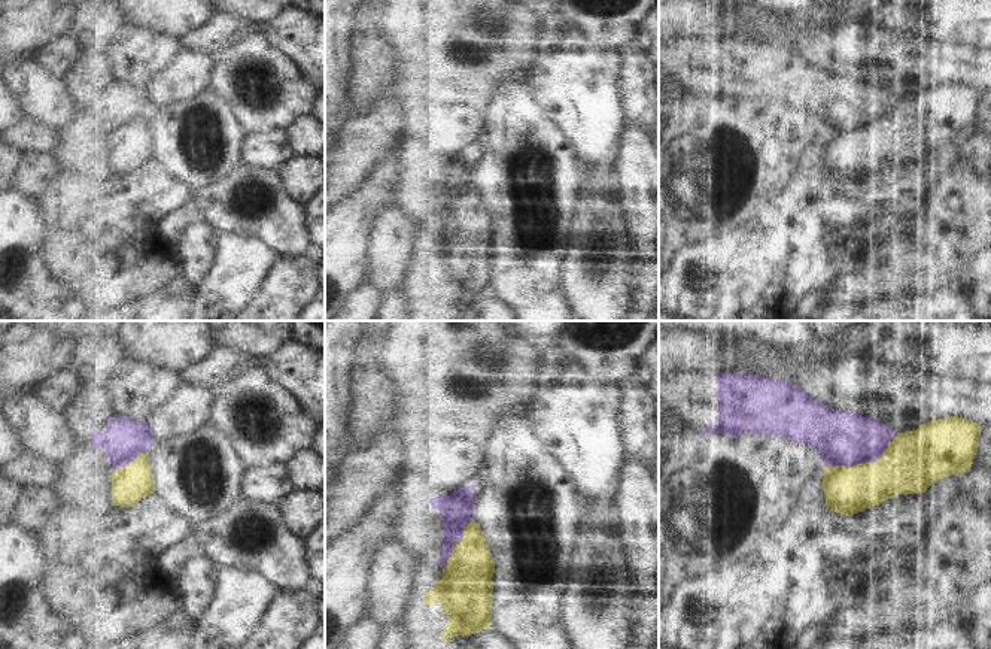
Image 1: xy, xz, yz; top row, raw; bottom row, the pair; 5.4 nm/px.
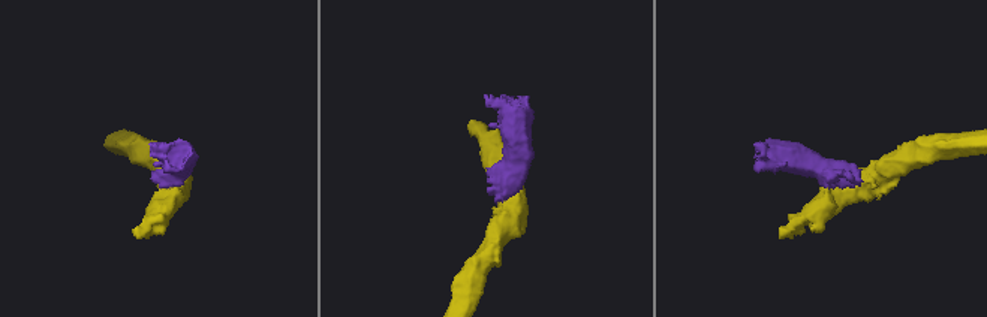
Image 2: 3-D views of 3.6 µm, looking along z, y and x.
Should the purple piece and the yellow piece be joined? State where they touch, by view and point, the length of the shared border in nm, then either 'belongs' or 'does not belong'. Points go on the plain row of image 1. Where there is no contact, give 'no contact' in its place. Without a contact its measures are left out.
meets purple in yz at (865, 127); contact 440 nm long; does not belong

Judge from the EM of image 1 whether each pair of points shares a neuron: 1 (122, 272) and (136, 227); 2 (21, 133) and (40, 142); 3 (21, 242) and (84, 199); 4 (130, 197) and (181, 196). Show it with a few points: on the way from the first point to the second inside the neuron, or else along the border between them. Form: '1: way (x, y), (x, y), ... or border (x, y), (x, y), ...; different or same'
1: way (133, 261), (136, 258), (136, 237); same
2: way (26, 136), (36, 139); same
3: border (36, 202), (40, 214), (51, 224); different
4: way (142, 196), (169, 196); same

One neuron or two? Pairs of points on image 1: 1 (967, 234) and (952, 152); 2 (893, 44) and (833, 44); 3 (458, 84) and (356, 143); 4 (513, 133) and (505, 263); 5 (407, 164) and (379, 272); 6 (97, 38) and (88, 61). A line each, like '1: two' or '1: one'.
1: two
2: one
3: two
4: one
5: two
6: two

